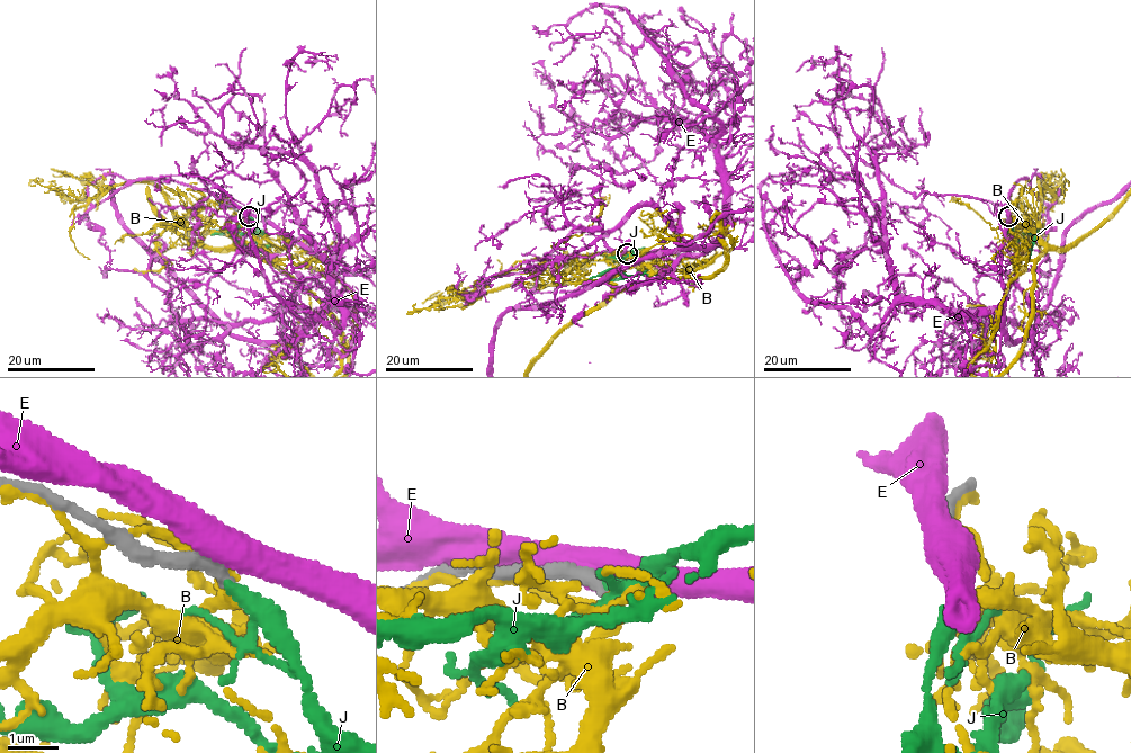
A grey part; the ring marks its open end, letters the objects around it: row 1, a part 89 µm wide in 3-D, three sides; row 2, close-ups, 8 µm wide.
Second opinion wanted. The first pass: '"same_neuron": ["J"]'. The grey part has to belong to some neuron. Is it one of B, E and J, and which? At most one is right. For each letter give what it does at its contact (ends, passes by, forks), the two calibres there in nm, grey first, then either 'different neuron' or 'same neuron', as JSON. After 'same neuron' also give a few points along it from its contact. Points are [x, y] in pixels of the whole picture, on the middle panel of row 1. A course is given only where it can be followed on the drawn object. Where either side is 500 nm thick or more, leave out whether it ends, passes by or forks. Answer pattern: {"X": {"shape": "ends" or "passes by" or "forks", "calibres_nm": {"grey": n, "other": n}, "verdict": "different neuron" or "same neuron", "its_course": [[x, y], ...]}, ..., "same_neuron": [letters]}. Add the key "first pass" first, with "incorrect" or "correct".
{"first pass": "correct", "B": {"shape": "passes by", "calibres_nm": {"grey": 280, "other": 280}, "verdict": "different neuron"}, "E": {"calibres_nm": {"grey": 400, "other": 550}, "verdict": "different neuron"}, "J": {"shape": "passes by", "calibres_nm": {"grey": 320, "other": 240}, "verdict": "same neuron"}, "same_neuron": ["J"]}

